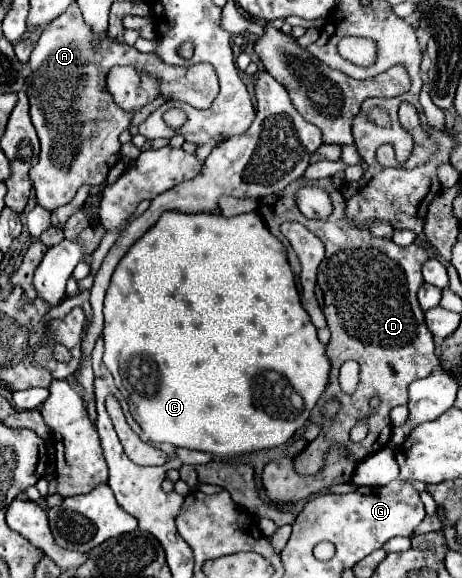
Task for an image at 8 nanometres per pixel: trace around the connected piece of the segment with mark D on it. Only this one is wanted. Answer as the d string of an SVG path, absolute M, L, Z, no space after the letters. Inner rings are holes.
M302 176L294 180L292 184L288 184L284 192L276 196L260 198L258 214L262 216L268 230L276 238L282 236L280 232L282 222L300 222L308 230L312 230L326 246L326 258L318 268L316 282L320 290L324 292L324 316L332 332L330 344L326 346L326 356L332 368L330 368L328 386L310 415L311 422L316 422L322 427L321 432L314 442L310 442L294 458L294 470L300 476L312 476L320 472L324 464L324 452L334 442L346 444L348 452L360 462L366 456L388 446L390 436L392 436L388 412L394 406L408 402L408 384L418 378L430 376L430 372L438 366L438 356L434 352L434 336L426 328L424 312L416 298L418 288L424 284L422 264L428 260L428 254L422 246L410 244L402 248L402 246L396 246L392 240L374 238L368 230L358 230L350 226L344 214L344 198L340 190L334 188L330 178L308 180ZM306 184L318 184L324 190L328 188L328 194L336 196L336 210L330 214L328 220L308 220L296 208L296 202L294 202L296 188L302 188ZM346 360L356 360L360 364L360 382L354 394L342 392L338 384L338 370ZM330 398L340 400L342 408L332 422L326 422L322 420L318 410ZM372 398L378 398L380 402L378 408L374 410L370 408ZM360 418L368 418L368 436L356 444L350 440L350 428Z

